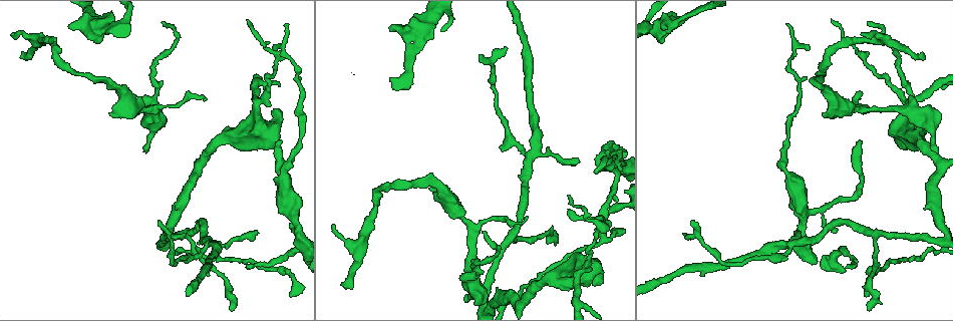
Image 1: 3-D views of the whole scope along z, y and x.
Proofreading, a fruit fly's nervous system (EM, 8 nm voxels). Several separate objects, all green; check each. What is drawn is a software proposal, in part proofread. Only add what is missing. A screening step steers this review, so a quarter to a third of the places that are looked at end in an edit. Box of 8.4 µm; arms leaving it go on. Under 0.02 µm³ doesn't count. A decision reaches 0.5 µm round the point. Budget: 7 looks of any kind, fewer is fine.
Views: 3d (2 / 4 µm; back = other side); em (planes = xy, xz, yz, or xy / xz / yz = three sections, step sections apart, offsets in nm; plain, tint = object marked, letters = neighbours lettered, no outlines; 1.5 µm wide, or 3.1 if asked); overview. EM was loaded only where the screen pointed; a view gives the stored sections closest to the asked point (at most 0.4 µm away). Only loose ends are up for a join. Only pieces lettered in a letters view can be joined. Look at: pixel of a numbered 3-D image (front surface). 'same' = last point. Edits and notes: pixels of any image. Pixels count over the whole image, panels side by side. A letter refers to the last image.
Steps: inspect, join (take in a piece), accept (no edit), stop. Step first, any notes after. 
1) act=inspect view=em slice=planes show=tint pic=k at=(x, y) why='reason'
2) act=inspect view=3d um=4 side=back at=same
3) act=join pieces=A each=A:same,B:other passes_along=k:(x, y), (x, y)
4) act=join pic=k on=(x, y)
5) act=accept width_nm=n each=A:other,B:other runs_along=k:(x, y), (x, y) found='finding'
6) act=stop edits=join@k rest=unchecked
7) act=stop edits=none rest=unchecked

act=inspect view=em slice=xz step=8 show=letters pic=1 at=(787, 25) why='free end'

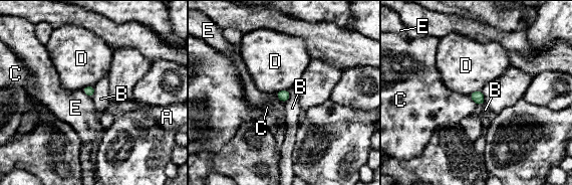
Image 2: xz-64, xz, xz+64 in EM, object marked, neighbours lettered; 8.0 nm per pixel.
act=accept each=A:other,B:other,C:other,D:other,E:other border=2:(93, 85), (86, 85), (82, 89) found='no lettered piece goes on from it'

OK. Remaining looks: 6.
act=inspect view=em slice=xz step=4 show=tint pic=1 at=(664, 30) why='free end'

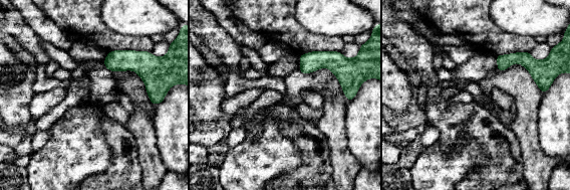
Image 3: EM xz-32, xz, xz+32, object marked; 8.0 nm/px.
act=inspect view=em slice=planes show=letters at=same

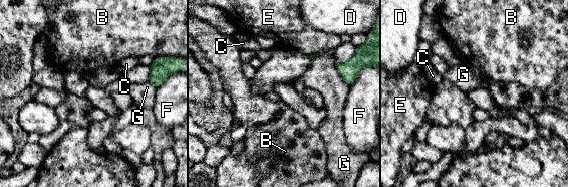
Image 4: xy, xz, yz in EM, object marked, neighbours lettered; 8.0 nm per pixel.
act=accept each=B:other,C:other,D:other,E:other,F:other,G:other found='no lettered piece goes on from it'

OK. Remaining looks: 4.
act=inspect view=em slice=xy step=4 show=letters pic=1 at=(921, 58) why='branch stops here'

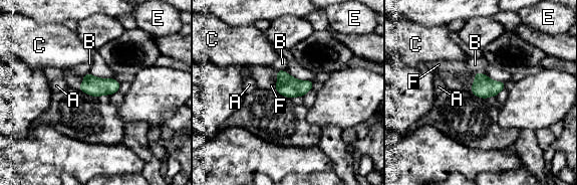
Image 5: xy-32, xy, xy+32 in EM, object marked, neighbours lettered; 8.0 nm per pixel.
act=inspect view=em slice=planes show=letters at=same

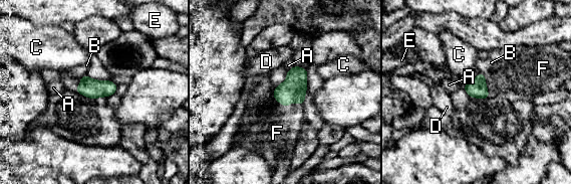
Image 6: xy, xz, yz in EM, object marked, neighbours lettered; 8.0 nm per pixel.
act=join pieces=F longest_contact=F:240nm each=A:other,B:other,C:other,D:other,E:other,F:same passes_along=6:(293, 89), (288, 105), (277, 133) found='the cell continues'

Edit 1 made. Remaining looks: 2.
act=stop edits=join@6 rest=unchecked

